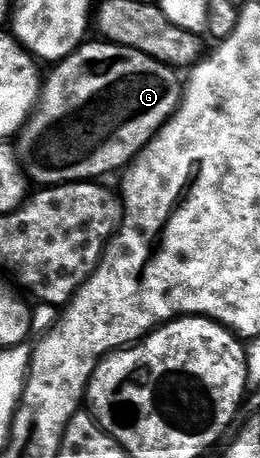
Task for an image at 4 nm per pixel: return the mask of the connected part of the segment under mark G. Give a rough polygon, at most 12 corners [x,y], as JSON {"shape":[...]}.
{"shape":[[86,42],[20,133],[41,186],[129,167],[181,105],[178,69]]}

